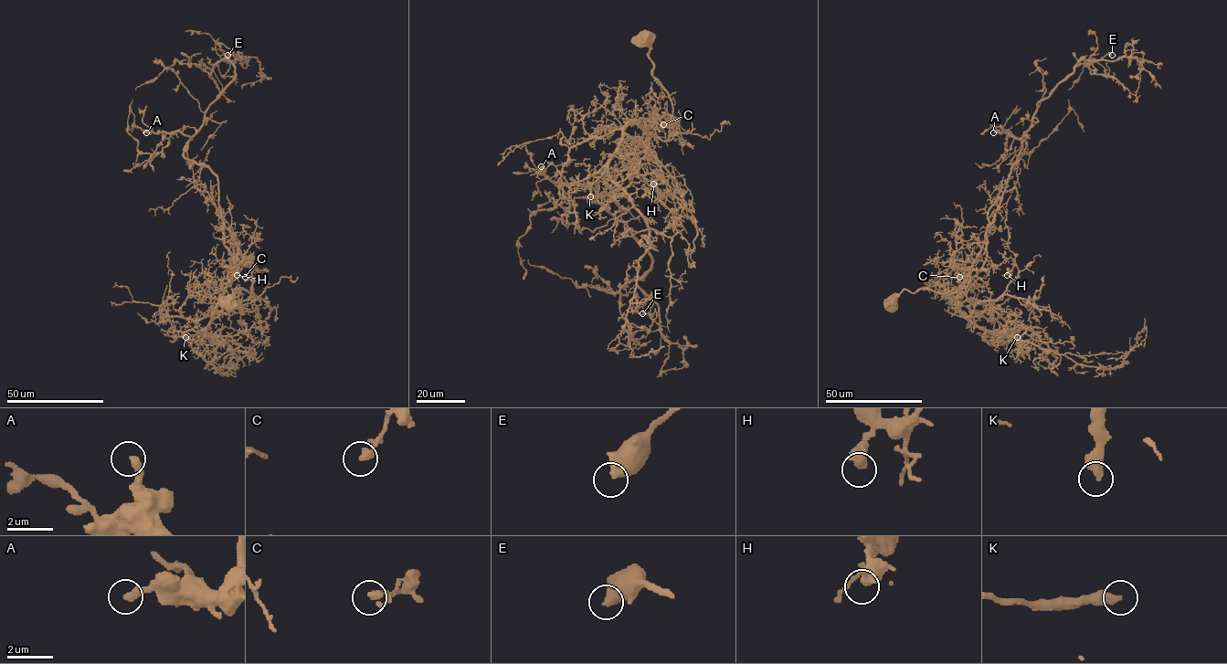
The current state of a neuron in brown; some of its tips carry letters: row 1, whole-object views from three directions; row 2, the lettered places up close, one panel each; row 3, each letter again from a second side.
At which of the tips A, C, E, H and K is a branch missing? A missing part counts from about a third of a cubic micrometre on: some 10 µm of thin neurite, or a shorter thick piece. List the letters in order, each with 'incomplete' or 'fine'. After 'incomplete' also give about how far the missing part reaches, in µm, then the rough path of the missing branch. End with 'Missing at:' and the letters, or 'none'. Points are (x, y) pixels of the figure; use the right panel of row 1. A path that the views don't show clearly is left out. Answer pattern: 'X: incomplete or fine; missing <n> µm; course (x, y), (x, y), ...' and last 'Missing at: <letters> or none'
A: incomplete; missing 10 µm
C: fine
E: incomplete; missing 15 µm
H: fine
K: fine
Missing at: A, E

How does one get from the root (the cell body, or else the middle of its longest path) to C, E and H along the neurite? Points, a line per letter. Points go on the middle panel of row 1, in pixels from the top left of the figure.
C: (644, 38), (652, 75), (672, 104), (672, 137), (661, 141), (646, 132), (652, 118), (676, 119), (663, 124)
E: (644, 38), (672, 137), (647, 133), (588, 197), (650, 258), (642, 313)
H: (644, 38), (672, 104), (672, 137), (637, 123), (624, 131), (675, 194), (653, 184)

